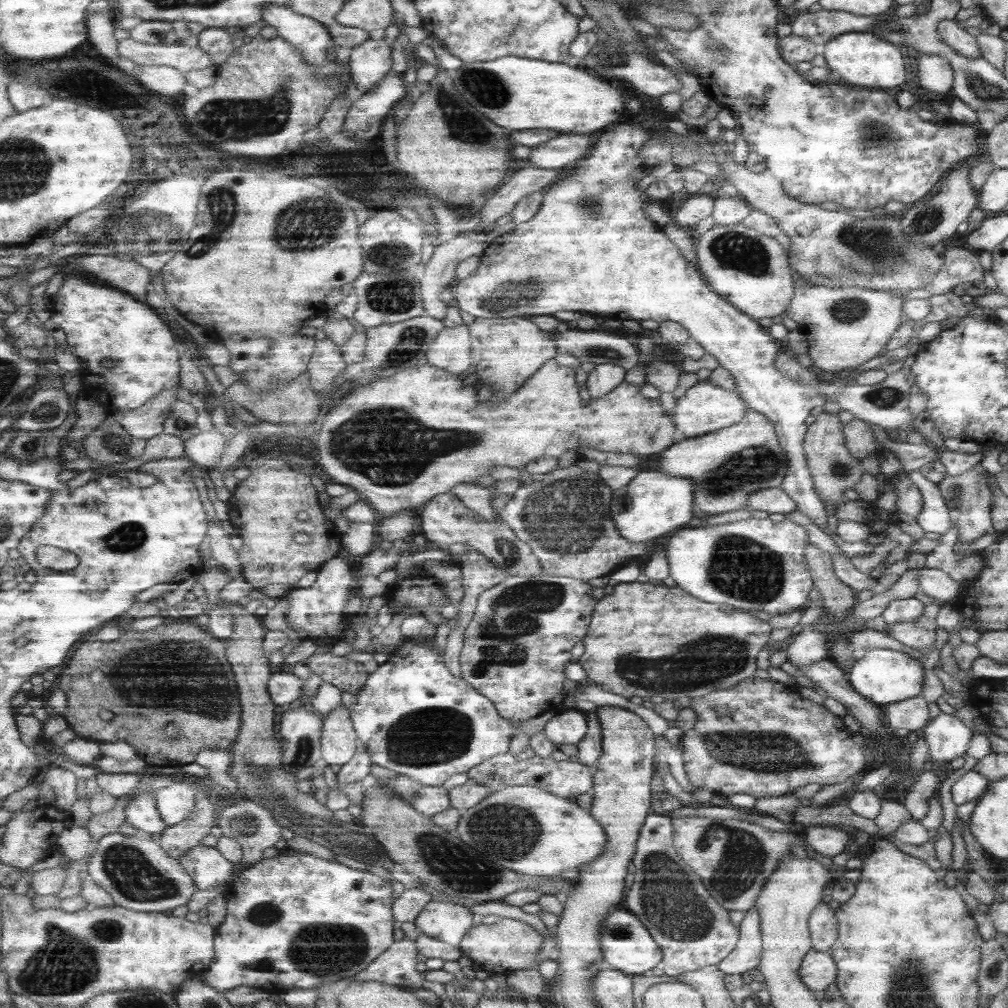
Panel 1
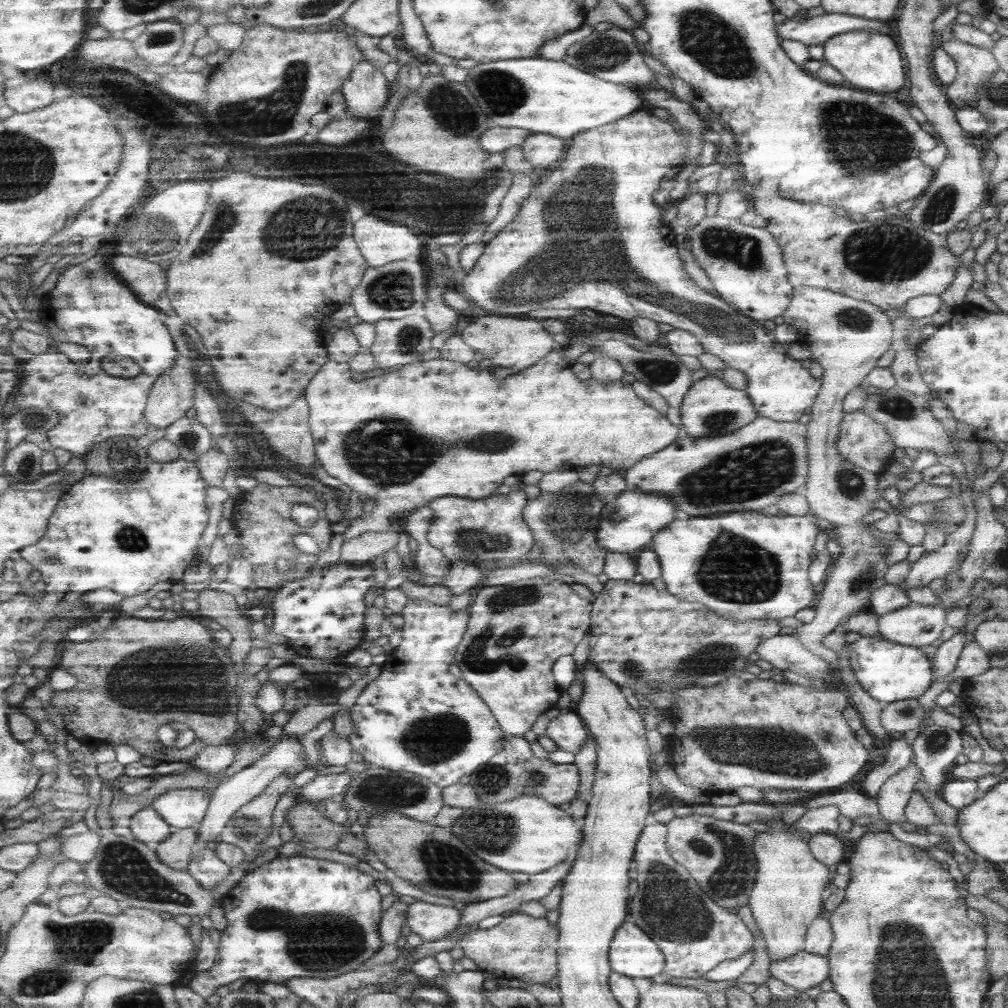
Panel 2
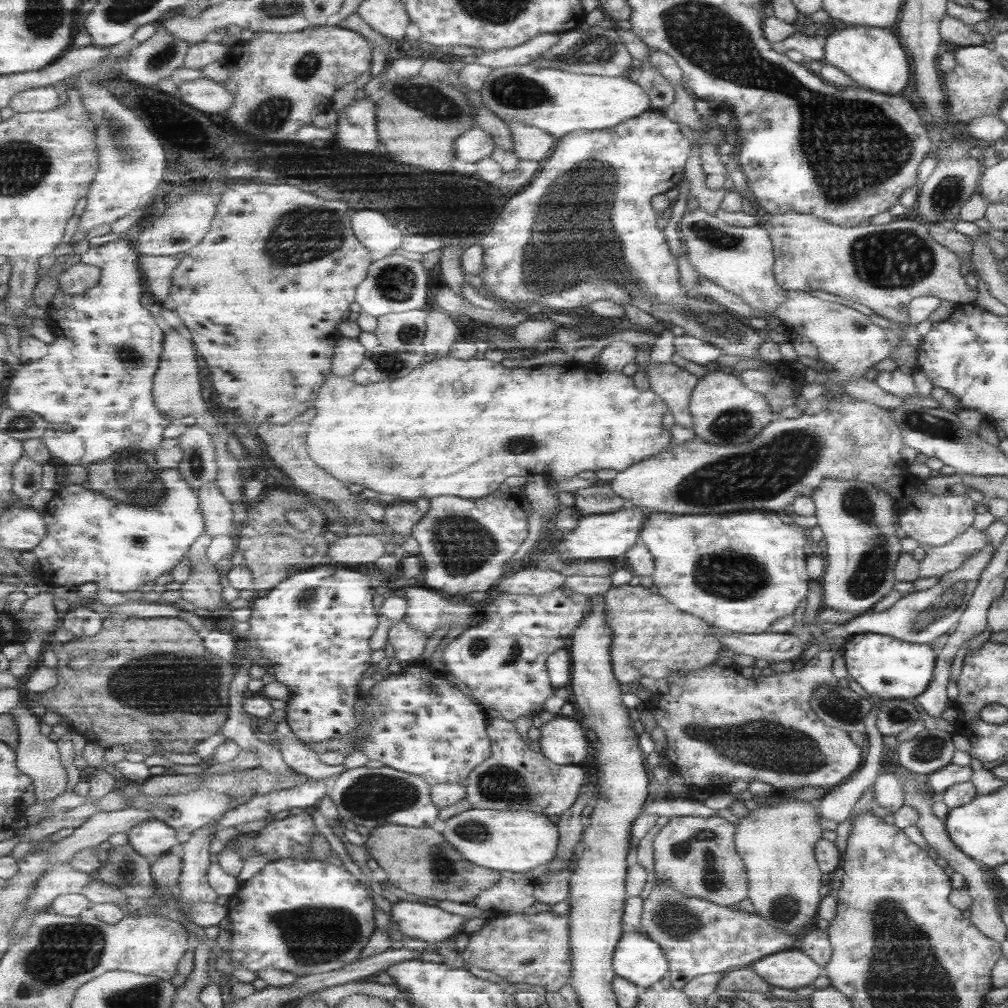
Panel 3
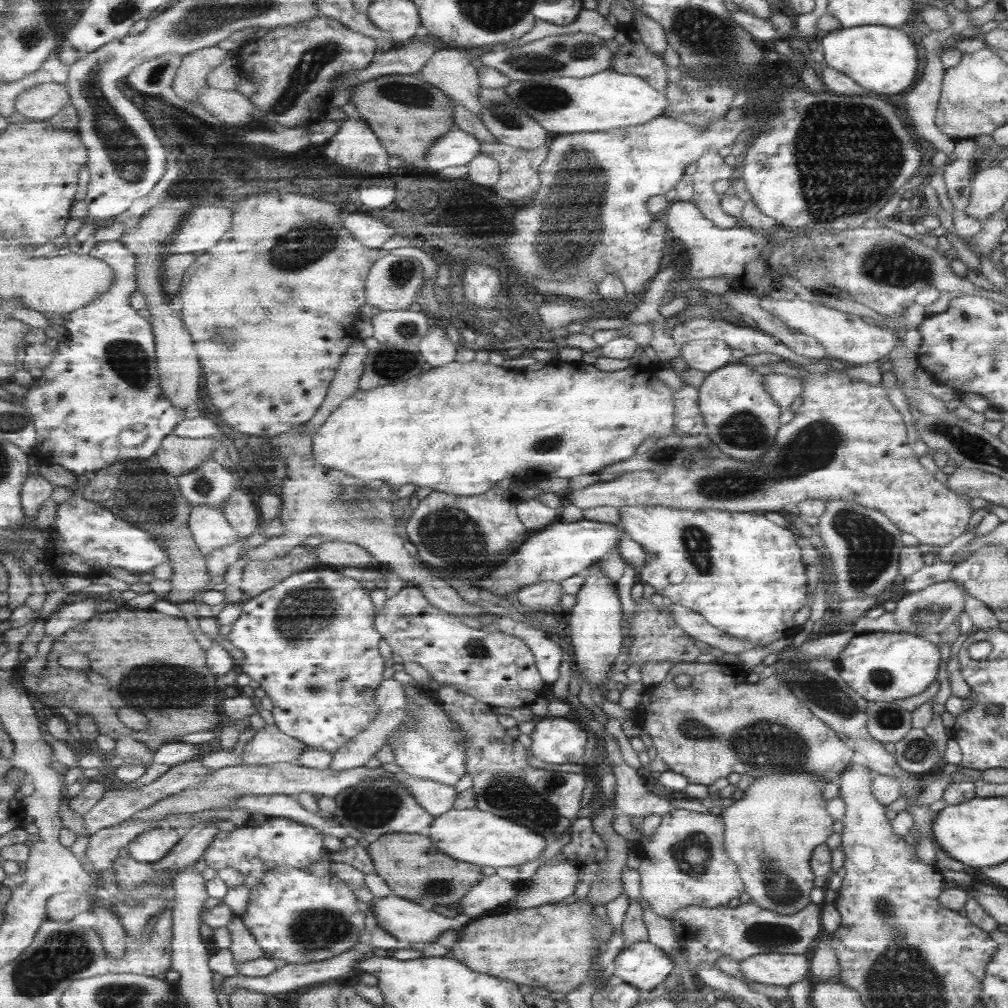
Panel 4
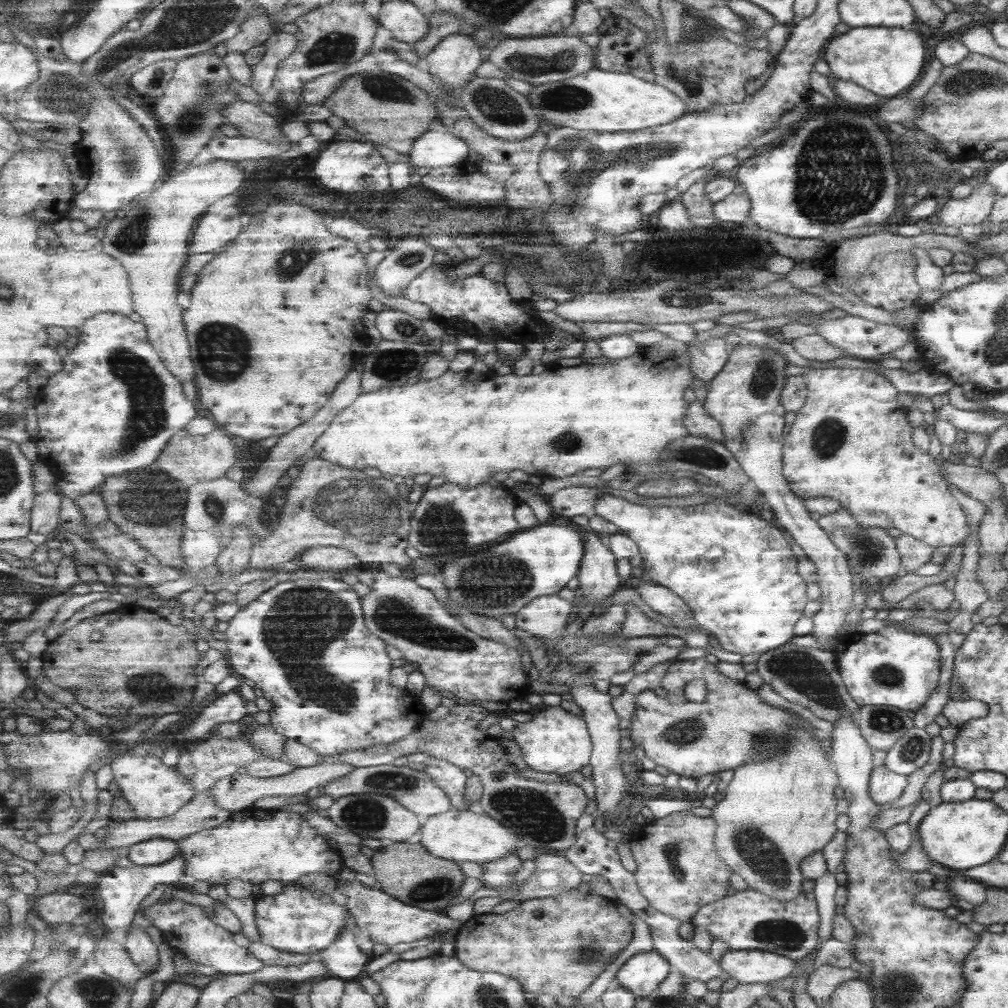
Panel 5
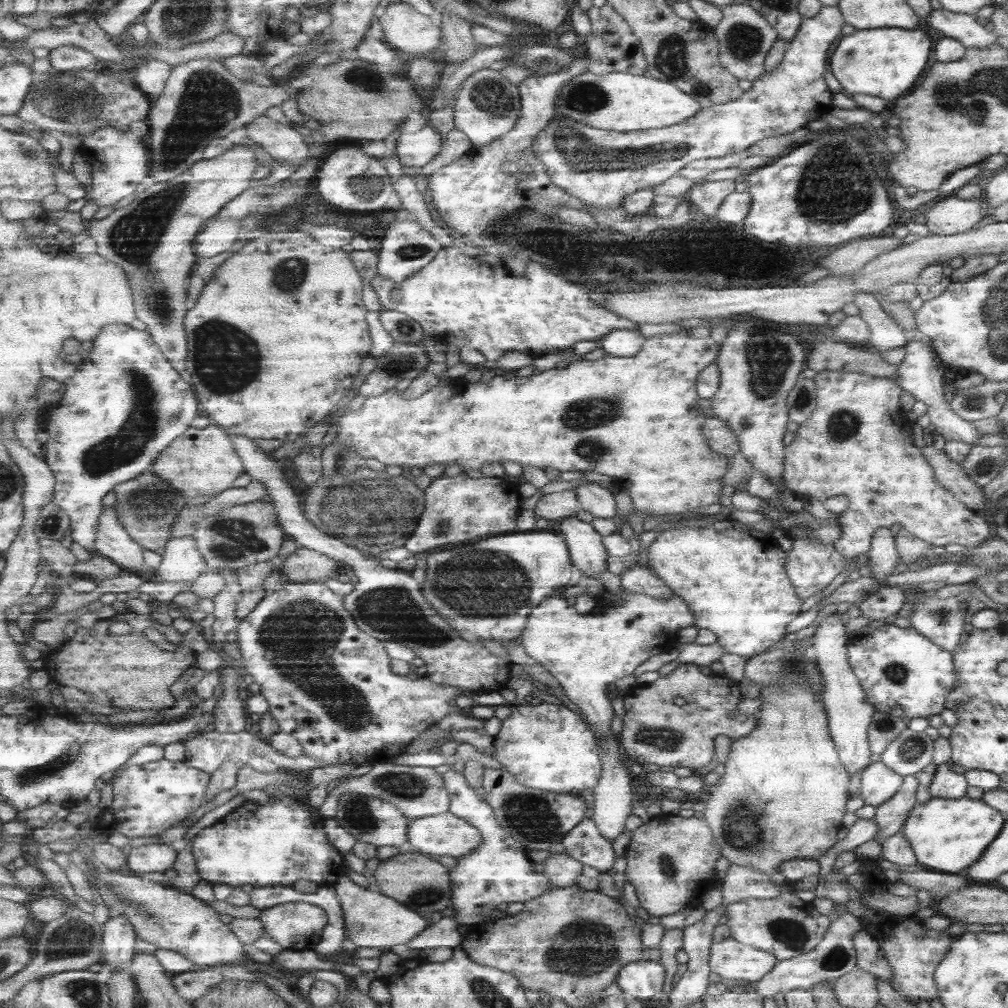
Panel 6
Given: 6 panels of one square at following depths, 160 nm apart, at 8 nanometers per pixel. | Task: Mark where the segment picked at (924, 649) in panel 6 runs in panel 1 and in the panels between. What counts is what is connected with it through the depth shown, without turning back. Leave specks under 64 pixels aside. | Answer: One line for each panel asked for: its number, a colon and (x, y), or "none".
1: (881, 676)
2: (888, 672)
3: (886, 668)
4: (879, 666)
5: (891, 667)

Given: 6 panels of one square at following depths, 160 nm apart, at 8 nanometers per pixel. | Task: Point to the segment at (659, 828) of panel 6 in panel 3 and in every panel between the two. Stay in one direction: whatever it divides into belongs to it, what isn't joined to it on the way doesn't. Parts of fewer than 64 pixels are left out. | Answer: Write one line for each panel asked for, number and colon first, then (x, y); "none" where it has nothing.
3: (698, 856)
4: (685, 863)
5: (679, 871)

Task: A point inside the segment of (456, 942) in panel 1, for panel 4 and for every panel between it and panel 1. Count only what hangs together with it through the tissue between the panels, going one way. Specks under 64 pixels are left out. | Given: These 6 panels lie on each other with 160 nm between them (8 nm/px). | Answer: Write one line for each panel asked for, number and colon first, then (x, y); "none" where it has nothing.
2: (431, 922)
3: (431, 923)
4: (408, 921)

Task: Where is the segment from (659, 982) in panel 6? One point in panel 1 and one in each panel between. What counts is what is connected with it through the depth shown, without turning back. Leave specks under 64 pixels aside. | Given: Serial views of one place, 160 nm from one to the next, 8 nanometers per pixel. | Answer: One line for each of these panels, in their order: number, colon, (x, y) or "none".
1: (629, 946)
2: (634, 953)
3: (638, 958)
4: (643, 965)
5: (642, 974)

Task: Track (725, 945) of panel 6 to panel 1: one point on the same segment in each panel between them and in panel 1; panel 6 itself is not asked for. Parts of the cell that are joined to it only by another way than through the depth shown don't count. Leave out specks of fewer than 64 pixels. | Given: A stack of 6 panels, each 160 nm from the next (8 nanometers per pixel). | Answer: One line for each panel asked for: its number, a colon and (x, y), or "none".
1: (817, 970)
2: (802, 970)
3: (791, 969)
4: (773, 969)
5: (752, 966)

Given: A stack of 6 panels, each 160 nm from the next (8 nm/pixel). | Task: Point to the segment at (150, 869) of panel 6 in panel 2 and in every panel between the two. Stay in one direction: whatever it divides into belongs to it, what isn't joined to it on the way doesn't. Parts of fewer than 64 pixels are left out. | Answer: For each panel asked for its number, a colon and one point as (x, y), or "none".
2: (148, 826)
3: (153, 838)
4: (150, 846)
5: (153, 852)

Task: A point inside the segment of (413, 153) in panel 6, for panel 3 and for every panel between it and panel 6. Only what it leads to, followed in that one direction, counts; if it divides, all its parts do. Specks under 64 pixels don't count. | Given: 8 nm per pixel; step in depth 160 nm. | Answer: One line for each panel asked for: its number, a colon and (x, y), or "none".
3: (475, 145)
4: (458, 148)
5: (433, 150)

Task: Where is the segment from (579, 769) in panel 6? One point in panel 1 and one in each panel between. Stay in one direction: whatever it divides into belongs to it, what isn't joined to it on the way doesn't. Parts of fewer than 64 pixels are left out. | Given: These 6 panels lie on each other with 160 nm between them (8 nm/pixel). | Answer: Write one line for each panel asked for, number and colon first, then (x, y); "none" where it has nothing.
1: (570, 727)
2: (568, 731)
3: (563, 740)
4: (555, 740)
5: (554, 740)

